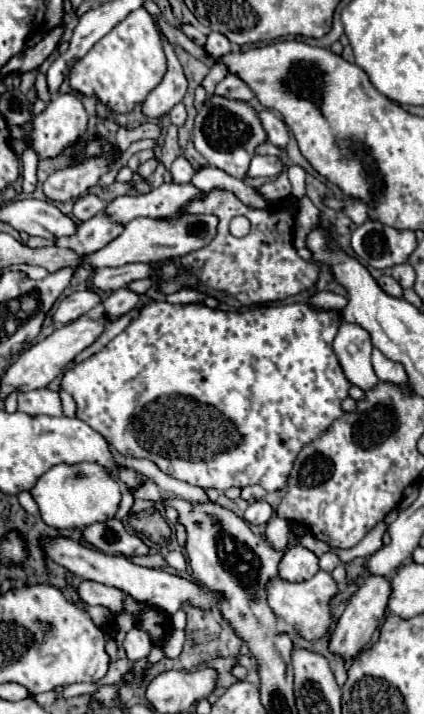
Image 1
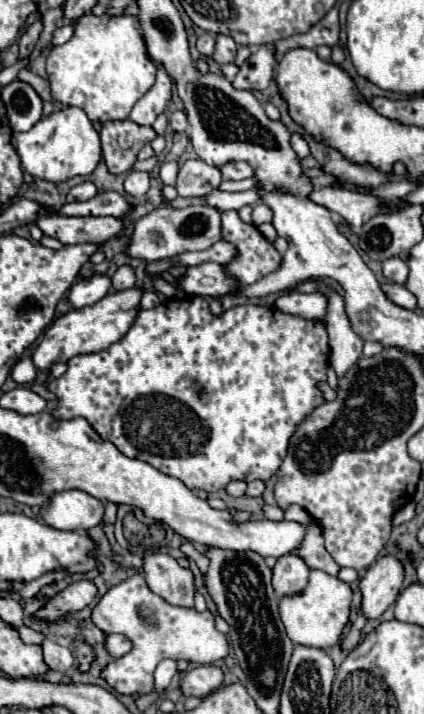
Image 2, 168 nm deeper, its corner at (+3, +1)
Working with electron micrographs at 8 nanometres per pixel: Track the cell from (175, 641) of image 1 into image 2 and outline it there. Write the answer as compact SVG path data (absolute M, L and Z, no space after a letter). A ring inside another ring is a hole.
M164 659L156 667L156 673L154 673L154 679L156 679L154 681L154 689L156 689L156 693L164 693L166 691L166 687L170 685L174 673L176 673L176 661L172 661L172 659Z

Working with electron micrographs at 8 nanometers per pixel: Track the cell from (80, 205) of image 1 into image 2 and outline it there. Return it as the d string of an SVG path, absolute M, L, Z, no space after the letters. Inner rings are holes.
M84 181L84 183L74 185L74 187L70 189L68 201L70 201L70 203L72 203L72 201L88 201L88 199L92 199L96 193L98 193L96 185L90 183L90 181Z

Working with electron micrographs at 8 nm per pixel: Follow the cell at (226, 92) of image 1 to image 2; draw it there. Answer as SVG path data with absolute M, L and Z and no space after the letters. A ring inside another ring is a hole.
M260 45L260 49L240 67L232 85L236 89L262 91L270 85L270 81L274 77L274 69L276 69L274 45Z

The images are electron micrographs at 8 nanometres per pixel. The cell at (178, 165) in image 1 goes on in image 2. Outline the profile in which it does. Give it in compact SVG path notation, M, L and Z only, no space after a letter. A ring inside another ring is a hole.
M196 159L196 161L186 161L180 167L176 189L178 189L178 195L184 199L202 199L212 189L216 189L220 181L222 181L222 175L216 167L210 167L204 161Z

